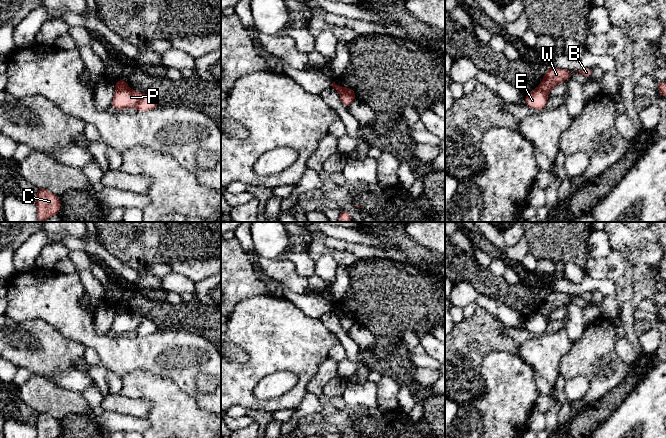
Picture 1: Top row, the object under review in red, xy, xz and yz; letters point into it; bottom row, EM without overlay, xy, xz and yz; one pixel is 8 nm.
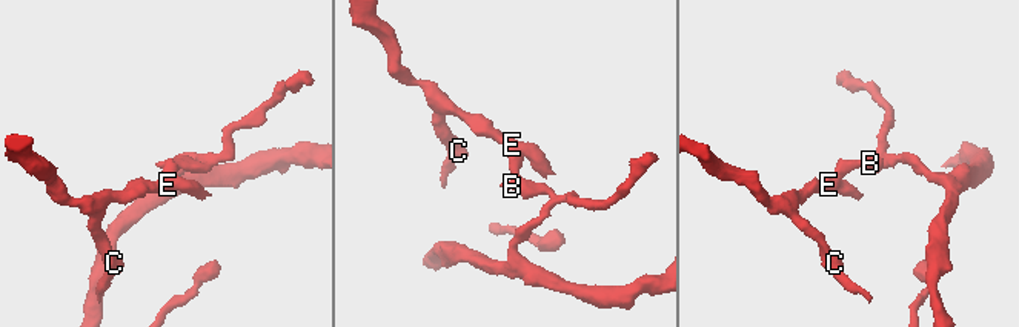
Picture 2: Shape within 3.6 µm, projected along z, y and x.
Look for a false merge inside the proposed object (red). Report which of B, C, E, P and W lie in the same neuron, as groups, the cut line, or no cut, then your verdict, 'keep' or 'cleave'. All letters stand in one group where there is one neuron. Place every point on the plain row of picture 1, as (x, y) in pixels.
B W / C E P; cut in xz along (340, 318), (350, 318), (355, 322); cleave

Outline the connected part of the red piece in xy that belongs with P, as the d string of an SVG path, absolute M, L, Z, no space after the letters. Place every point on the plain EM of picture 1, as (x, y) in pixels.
M129 312L115 315L111 330L122 335L134 331L137 335L145 336L159 331L157 325L148 318Z

